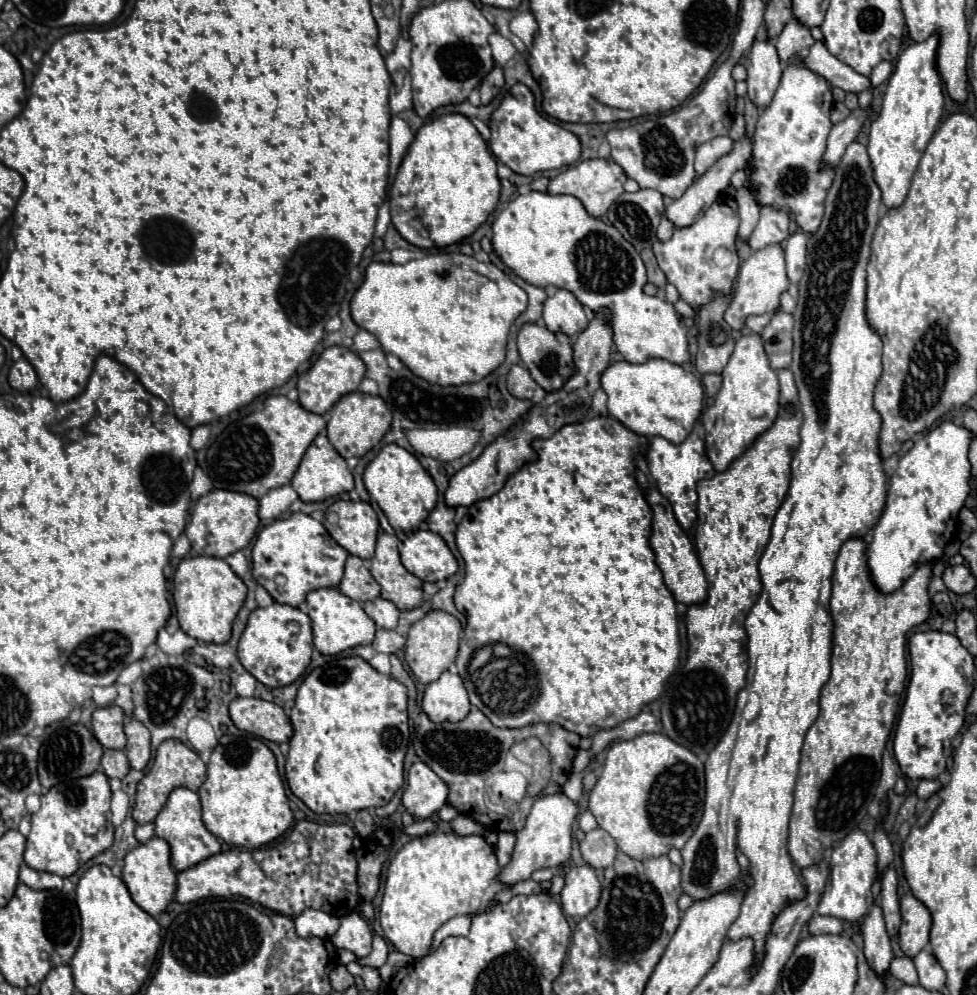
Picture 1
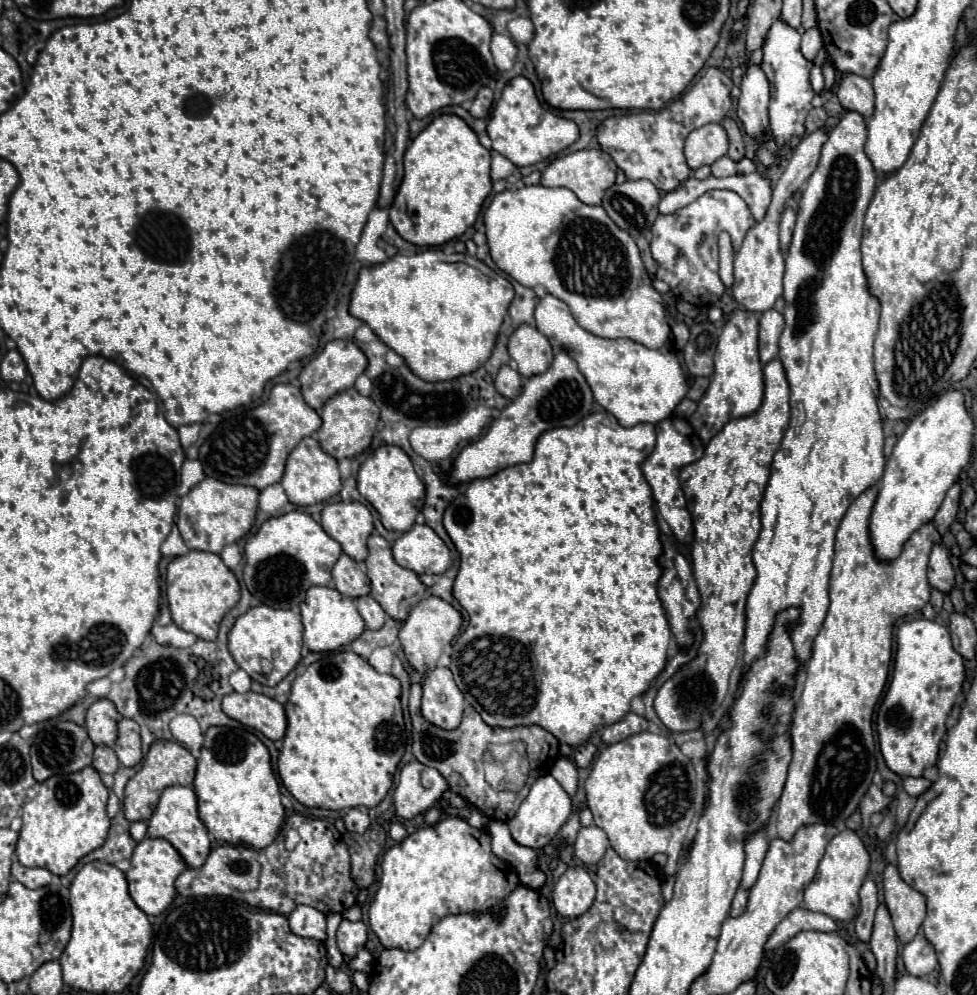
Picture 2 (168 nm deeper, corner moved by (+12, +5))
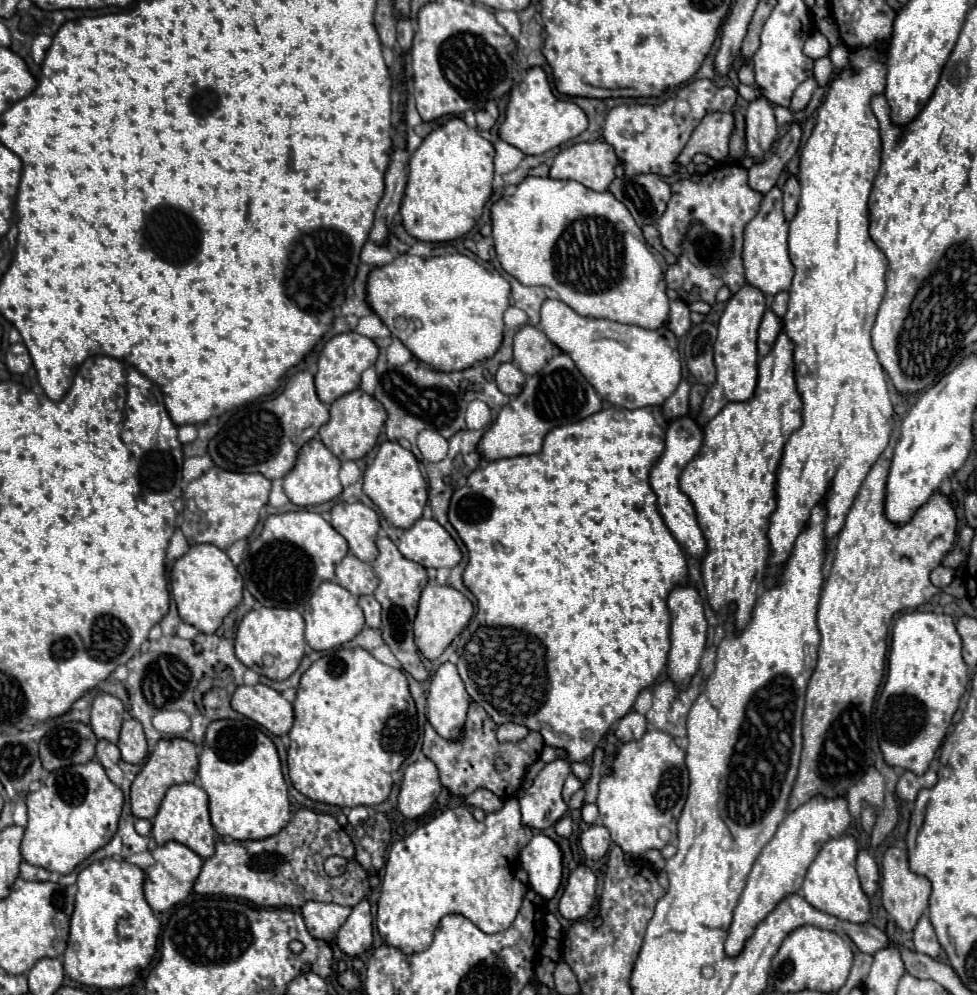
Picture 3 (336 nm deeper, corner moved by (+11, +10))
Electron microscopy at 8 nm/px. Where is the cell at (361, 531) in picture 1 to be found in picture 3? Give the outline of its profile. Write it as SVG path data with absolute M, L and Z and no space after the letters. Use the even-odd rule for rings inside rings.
M340 502L332 508L332 526L348 540L350 552L362 562L374 562L378 556L376 536L378 536L378 514L364 506L362 502L346 504Z

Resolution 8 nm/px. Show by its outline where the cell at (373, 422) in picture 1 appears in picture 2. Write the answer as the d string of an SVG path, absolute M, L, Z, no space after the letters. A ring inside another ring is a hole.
M347 389L337 393L335 397L331 397L323 409L321 409L321 419L323 425L317 431L317 441L319 445L325 449L325 453L333 455L335 459L341 457L355 457L359 455L365 447L369 447L375 427L377 427L377 419L379 419L379 409L377 405L369 399L359 395L355 389Z

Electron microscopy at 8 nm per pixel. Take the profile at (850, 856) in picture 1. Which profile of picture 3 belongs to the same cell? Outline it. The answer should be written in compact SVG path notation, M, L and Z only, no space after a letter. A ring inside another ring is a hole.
M840 836L826 842L804 876L802 896L820 912L826 912L846 922L866 924L870 920L870 898L862 890L856 874L856 854L858 844L852 836Z

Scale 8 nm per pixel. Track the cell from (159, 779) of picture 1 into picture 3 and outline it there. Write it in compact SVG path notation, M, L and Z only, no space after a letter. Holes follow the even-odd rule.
M162 738L154 752L148 756L148 762L136 776L130 788L130 804L132 804L132 814L136 818L146 818L152 820L162 804L162 798L166 790L174 784L184 784L184 782L196 782L198 776L198 752L194 742L184 740L184 738Z

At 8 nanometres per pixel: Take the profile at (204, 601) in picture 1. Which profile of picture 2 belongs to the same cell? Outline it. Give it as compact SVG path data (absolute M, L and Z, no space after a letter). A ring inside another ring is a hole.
M191 551L167 565L167 601L173 623L205 641L215 641L223 615L239 601L239 583L219 555Z

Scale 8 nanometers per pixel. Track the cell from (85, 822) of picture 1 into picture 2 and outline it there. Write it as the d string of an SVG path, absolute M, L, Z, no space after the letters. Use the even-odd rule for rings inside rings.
M85 767L69 775L53 775L47 781L43 781L37 797L25 801L23 805L23 815L21 815L23 827L19 831L19 841L17 841L17 851L15 851L19 863L25 867L49 869L53 875L65 875L71 867L75 867L75 863L83 855L91 853L93 849L105 843L109 823L111 823L105 813L107 797L109 797L109 789L101 783L99 773L93 767Z

